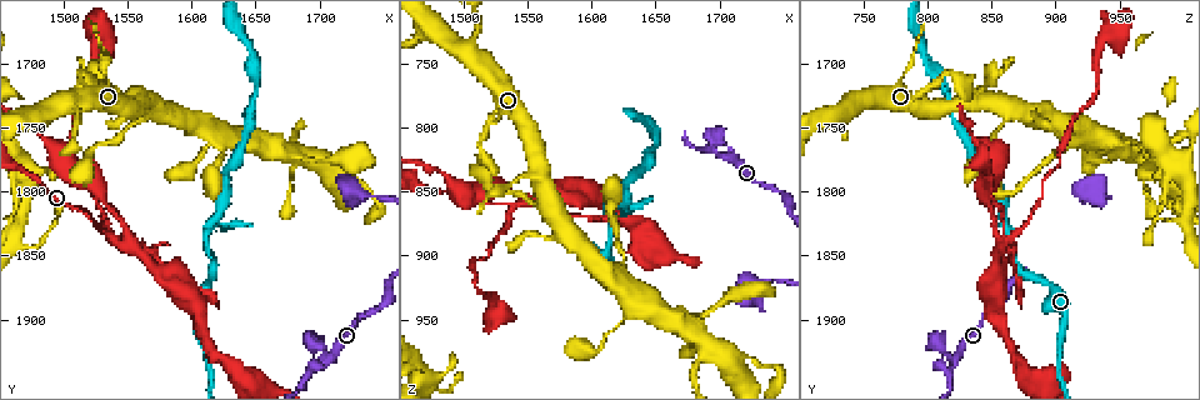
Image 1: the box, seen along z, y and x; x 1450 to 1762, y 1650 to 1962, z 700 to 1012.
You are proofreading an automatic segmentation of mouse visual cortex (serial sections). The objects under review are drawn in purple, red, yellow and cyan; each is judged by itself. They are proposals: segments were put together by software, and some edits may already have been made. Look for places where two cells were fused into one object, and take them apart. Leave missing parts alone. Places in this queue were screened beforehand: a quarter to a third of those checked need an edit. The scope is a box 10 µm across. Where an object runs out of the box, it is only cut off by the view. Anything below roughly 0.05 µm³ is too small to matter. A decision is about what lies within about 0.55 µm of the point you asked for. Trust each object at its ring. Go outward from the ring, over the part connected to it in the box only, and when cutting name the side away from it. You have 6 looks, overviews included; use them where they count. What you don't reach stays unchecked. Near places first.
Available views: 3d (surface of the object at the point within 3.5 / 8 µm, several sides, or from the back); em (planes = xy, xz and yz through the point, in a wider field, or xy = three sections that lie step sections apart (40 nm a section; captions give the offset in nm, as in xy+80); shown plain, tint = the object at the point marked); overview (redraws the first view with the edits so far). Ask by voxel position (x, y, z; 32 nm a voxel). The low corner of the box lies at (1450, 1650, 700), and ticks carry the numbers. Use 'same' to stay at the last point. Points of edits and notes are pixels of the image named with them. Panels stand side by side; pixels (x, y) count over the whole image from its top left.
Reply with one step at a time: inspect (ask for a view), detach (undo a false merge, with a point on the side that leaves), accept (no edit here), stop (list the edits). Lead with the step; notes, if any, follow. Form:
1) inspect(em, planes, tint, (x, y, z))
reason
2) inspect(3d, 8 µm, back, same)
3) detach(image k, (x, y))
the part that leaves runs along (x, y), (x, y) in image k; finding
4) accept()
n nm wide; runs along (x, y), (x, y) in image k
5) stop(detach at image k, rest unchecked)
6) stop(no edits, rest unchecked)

inspect(3d, 3.5 µm, (1618, 1824, 858))
calibre changes

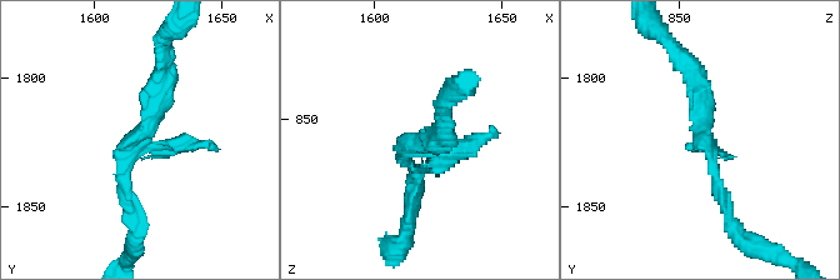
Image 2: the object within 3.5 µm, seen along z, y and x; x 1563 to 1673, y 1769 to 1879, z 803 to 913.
inspect(em, xy, step 1, tint, (1618, 1821, 860))

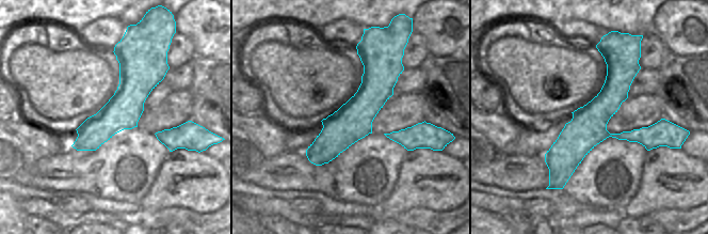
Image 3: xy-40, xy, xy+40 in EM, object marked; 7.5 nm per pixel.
inspect(em, xy, step 3, tint, same)

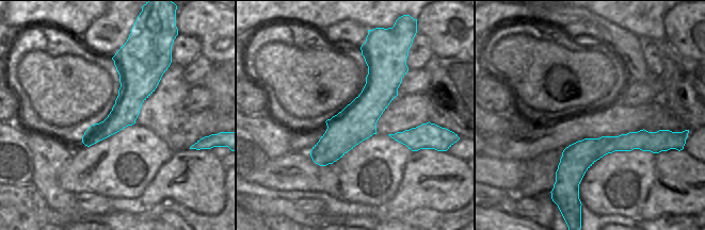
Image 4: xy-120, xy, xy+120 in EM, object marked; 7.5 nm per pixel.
accept()
280 nm wide; runs along (729, 206), (680, 56) in image 2; all the same cell

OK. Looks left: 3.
inspect(3d, 3.5 µm, (1552, 1838, 858))
abrupt turn

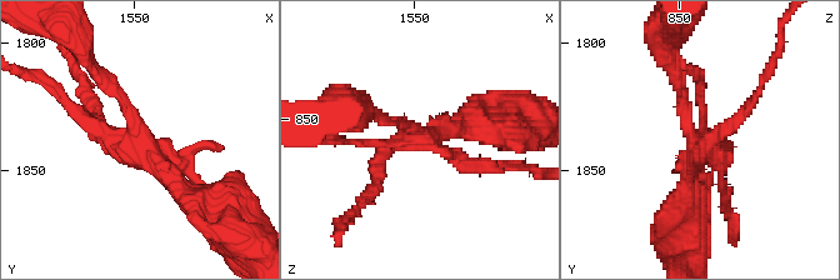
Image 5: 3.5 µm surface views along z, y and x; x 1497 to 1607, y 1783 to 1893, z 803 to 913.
inspect(em, xy, step 2, tint, (1552, 1839, 856))

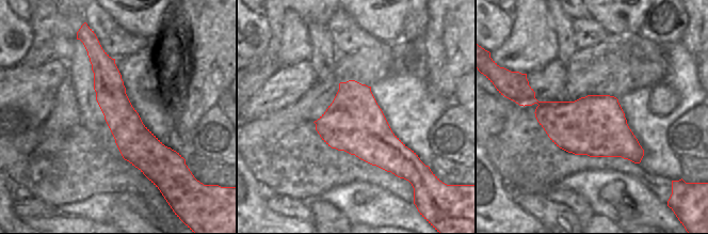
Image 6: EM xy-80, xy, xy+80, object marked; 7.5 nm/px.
accept()
440 nm wide; runs along (69, 105), (203, 205) in image 5; continuous, no second cell

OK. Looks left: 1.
stop(no edits, rest unchecked)

